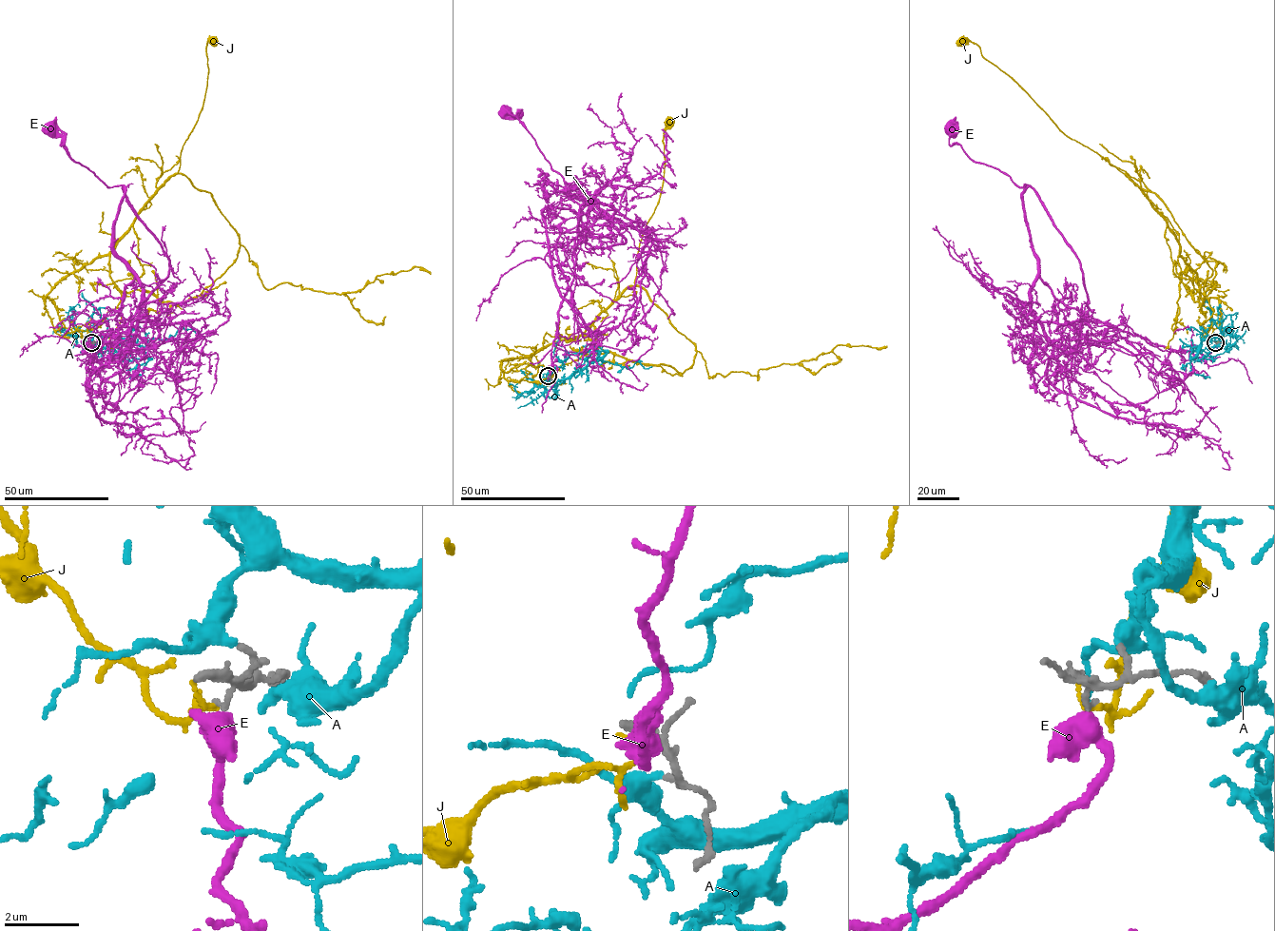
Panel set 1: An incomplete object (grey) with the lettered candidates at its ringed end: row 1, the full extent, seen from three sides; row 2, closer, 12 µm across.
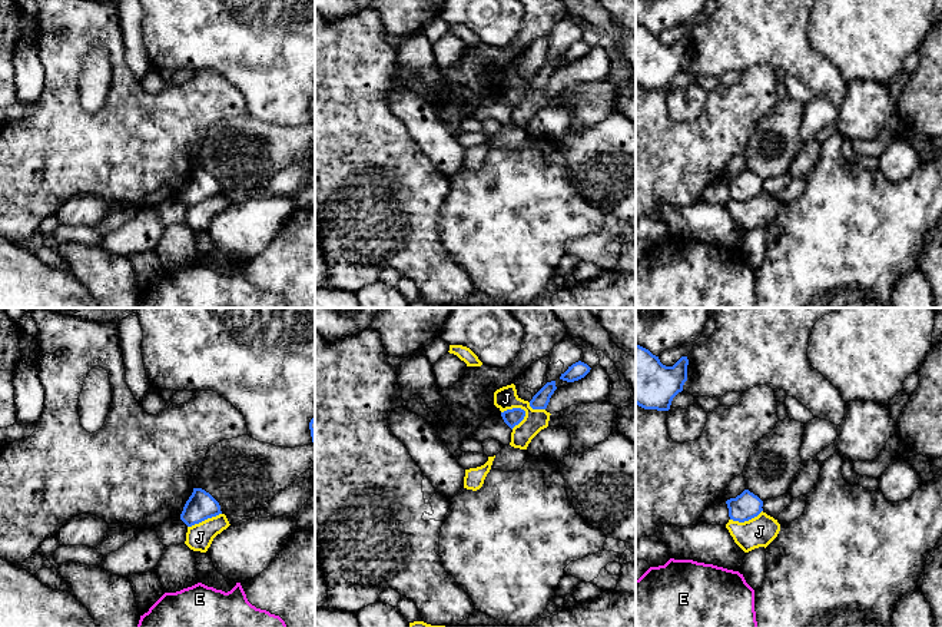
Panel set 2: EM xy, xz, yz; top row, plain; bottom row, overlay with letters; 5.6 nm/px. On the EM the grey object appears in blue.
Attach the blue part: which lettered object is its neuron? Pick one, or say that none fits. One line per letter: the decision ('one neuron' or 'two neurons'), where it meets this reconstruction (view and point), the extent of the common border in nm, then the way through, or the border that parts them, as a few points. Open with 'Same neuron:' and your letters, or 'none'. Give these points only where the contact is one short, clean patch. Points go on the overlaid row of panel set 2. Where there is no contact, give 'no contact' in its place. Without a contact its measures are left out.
Same neuron: none
A: two neurons | no contact
E: two neurons | no contact
J: two neurons | xz (516, 408) | 150 nm | along xz (501, 411), (521, 408), (526, 415)

